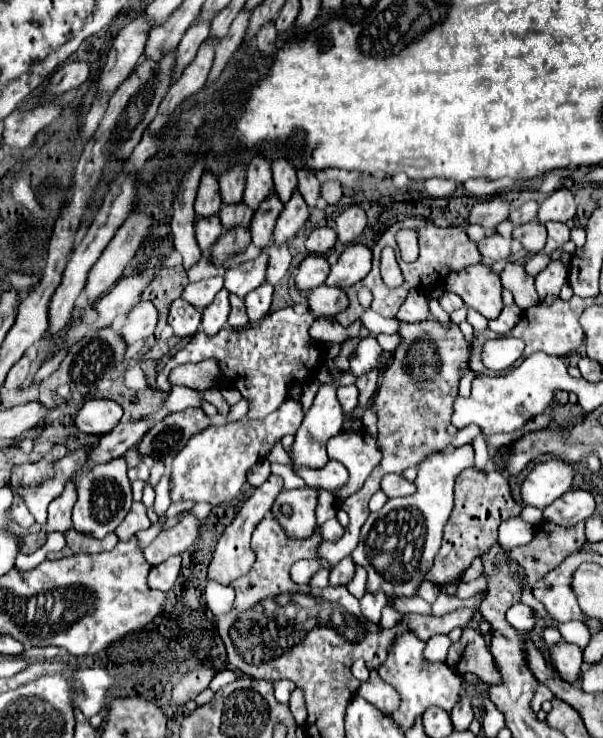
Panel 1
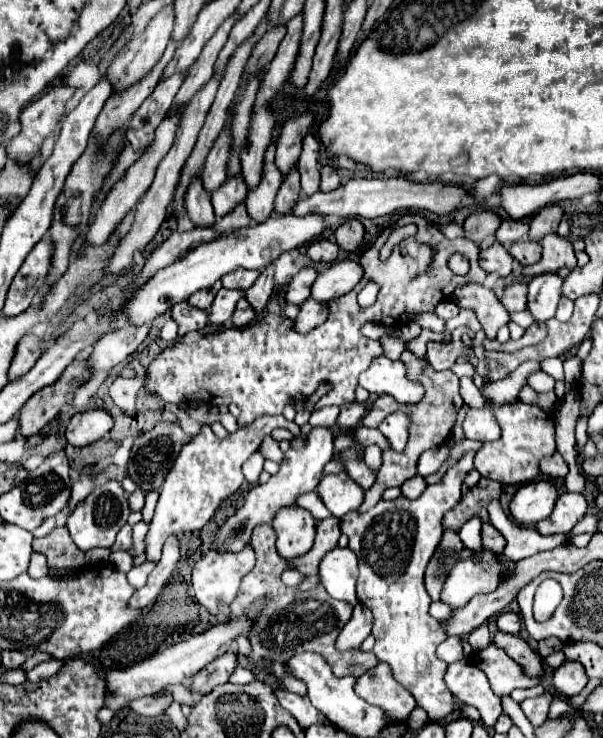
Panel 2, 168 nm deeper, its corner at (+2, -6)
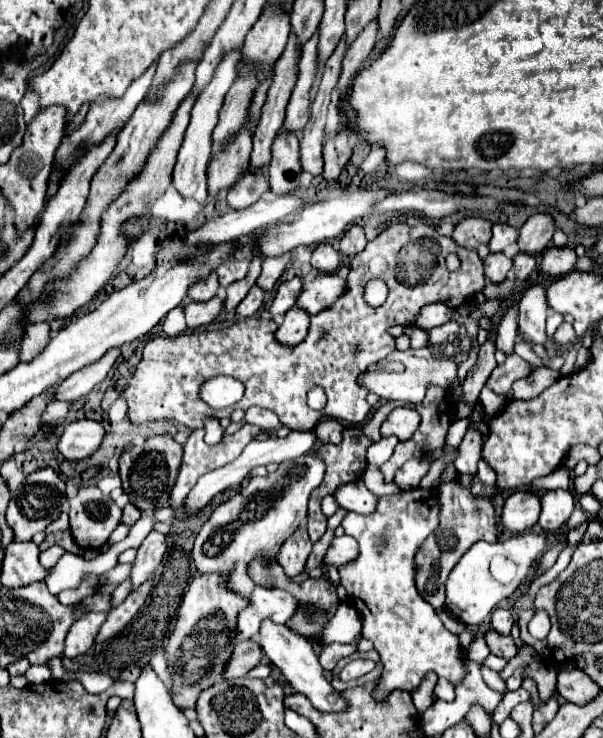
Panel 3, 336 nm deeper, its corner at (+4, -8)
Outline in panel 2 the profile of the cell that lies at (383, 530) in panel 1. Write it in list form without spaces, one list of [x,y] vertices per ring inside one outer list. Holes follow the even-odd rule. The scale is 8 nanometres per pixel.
[[[465,452],[437,484],[425,488],[417,500],[401,504],[379,502],[365,514],[349,512],[341,518],[341,532],[349,536],[349,548],[359,558],[357,598],[373,612],[375,656],[391,666],[399,684],[403,684],[421,706],[429,720],[443,720],[455,710],[455,698],[443,676],[447,664],[435,654],[437,644],[447,636],[439,630],[439,620],[429,616],[431,598],[423,586],[425,568],[441,540],[441,518],[461,500],[465,476],[473,470],[475,452]]]

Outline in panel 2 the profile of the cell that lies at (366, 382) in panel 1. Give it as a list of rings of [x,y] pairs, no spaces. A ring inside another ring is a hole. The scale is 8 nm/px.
[[[351,402],[351,404],[343,404],[341,406],[341,414],[339,414],[339,426],[345,430],[351,430],[359,424],[361,416],[365,414],[365,404],[363,402]]]

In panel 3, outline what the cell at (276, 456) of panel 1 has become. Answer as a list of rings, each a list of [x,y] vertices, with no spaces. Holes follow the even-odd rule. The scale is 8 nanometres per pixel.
[[[315,386],[308,393],[308,401],[314,403],[315,410],[322,410],[327,402],[327,396],[320,386]]]

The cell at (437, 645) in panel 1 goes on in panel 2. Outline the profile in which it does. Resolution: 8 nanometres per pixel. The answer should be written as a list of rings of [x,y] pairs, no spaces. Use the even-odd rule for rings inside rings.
[[[453,636],[453,638],[447,638],[445,642],[441,642],[441,644],[437,646],[437,656],[439,656],[443,662],[447,662],[447,664],[451,664],[451,662],[455,662],[455,660],[461,660],[461,658],[463,658],[461,638]]]

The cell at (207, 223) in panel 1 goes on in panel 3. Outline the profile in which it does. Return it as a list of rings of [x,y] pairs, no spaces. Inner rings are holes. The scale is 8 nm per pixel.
[[[241,50],[227,54],[223,58],[223,62],[217,66],[217,72],[215,72],[215,78],[211,80],[211,84],[195,100],[195,106],[193,106],[193,112],[191,112],[191,122],[187,126],[183,144],[181,144],[179,154],[177,154],[177,164],[173,168],[173,184],[175,184],[177,192],[185,198],[187,196],[195,198],[201,204],[207,204],[207,164],[209,164],[209,158],[211,158],[211,152],[213,152],[211,150],[211,146],[213,146],[211,132],[217,126],[217,116],[219,116],[221,106],[223,106],[223,98],[225,98],[227,90],[231,88],[231,84],[235,80],[235,70],[237,70],[239,58],[241,58]]]

